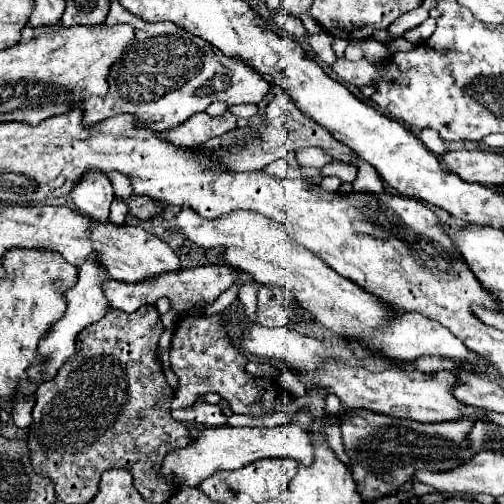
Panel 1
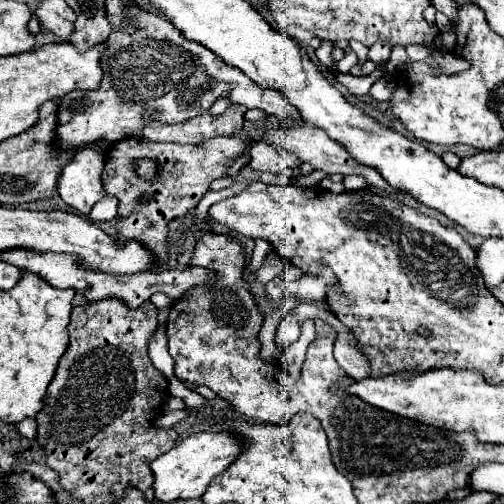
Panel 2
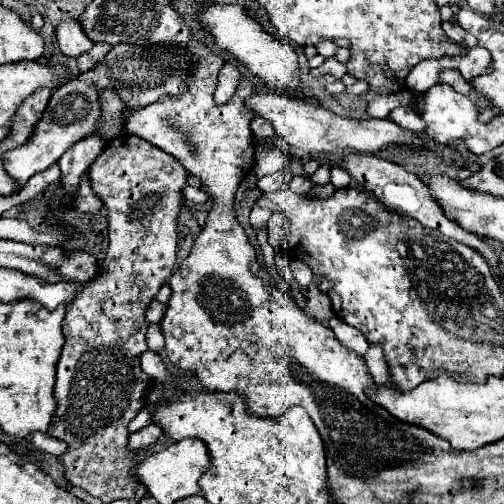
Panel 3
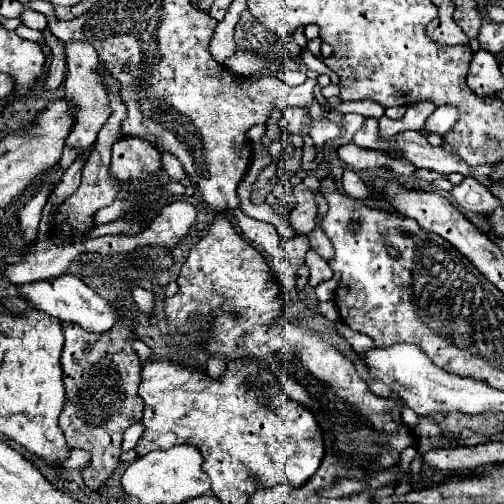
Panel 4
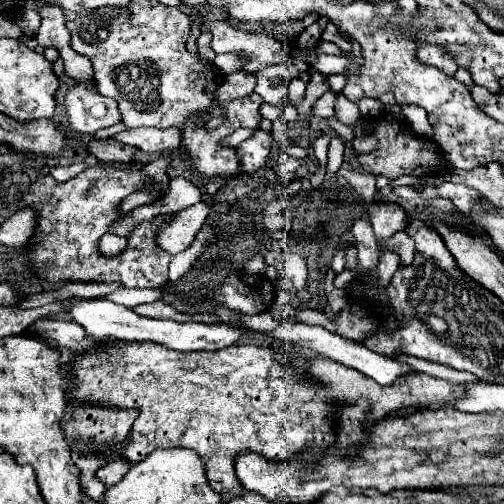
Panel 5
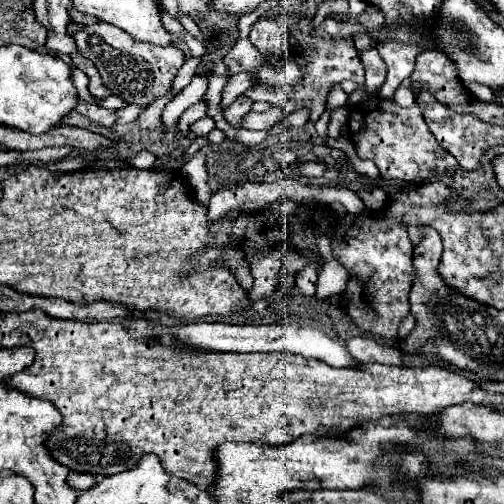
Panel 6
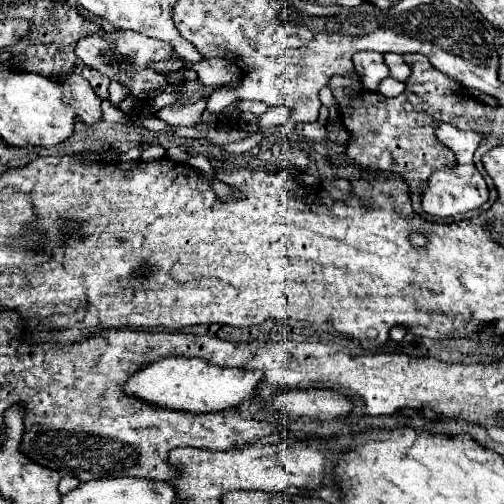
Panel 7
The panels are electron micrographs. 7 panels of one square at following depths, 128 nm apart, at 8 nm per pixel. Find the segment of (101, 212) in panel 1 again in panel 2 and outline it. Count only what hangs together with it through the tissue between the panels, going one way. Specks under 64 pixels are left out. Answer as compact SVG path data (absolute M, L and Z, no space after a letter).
M90 144L74 152L72 160L58 176L60 198L76 208L80 214L90 214L90 208L104 198L100 174L104 168L104 154L100 144Z

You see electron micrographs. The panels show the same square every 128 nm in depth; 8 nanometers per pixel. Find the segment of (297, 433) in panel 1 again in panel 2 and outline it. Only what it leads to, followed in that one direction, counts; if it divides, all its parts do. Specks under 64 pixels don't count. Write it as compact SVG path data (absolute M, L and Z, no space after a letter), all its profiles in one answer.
M200 432L184 438L178 442L170 452L158 456L150 470L154 474L154 496L158 502L172 502L172 500L186 500L186 498L202 498L210 480L224 472L232 458L242 452L242 442L230 432Z

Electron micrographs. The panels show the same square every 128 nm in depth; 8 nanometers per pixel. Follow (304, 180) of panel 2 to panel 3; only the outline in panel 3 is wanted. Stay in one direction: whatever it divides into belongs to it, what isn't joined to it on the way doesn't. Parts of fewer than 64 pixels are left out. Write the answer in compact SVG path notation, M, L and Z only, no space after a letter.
M292 176L290 178L290 182L288 182L288 186L292 188L292 192L296 192L296 194L302 194L302 196L306 196L310 190L312 190L312 182L310 182L310 178L306 178L306 176Z

